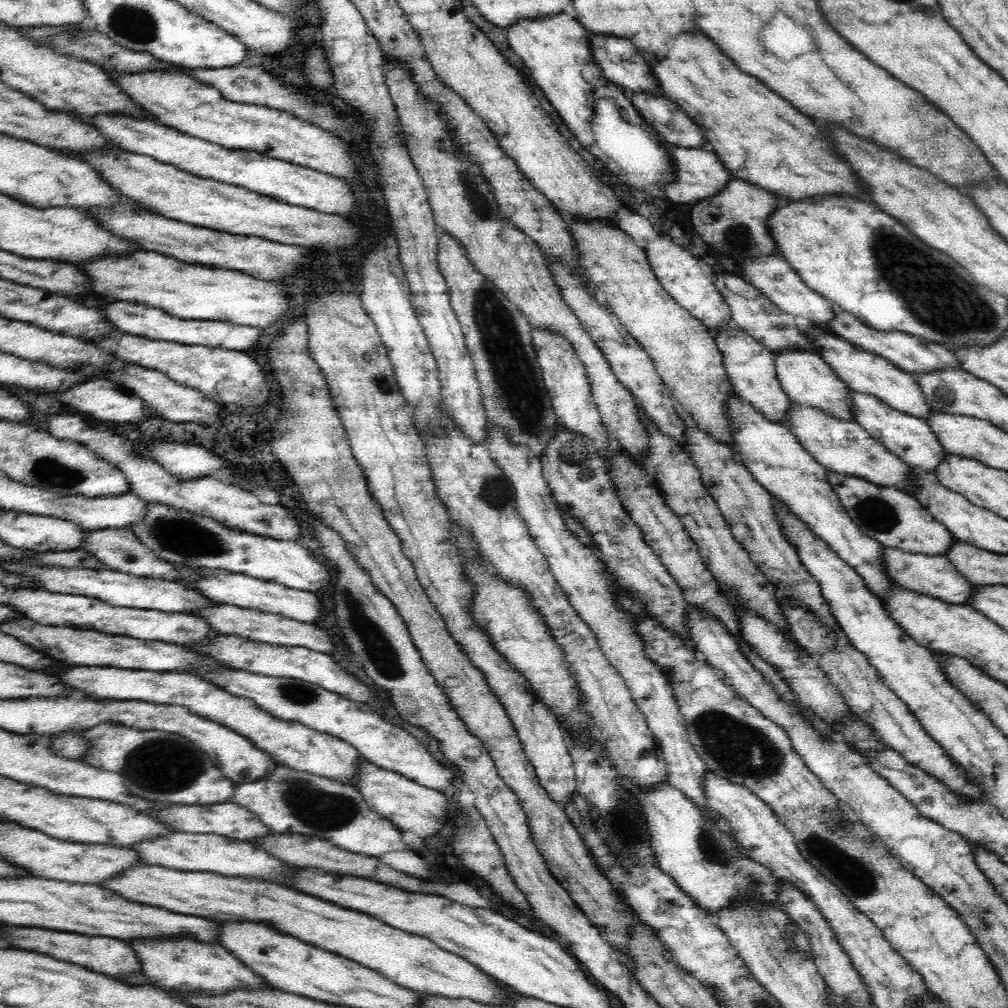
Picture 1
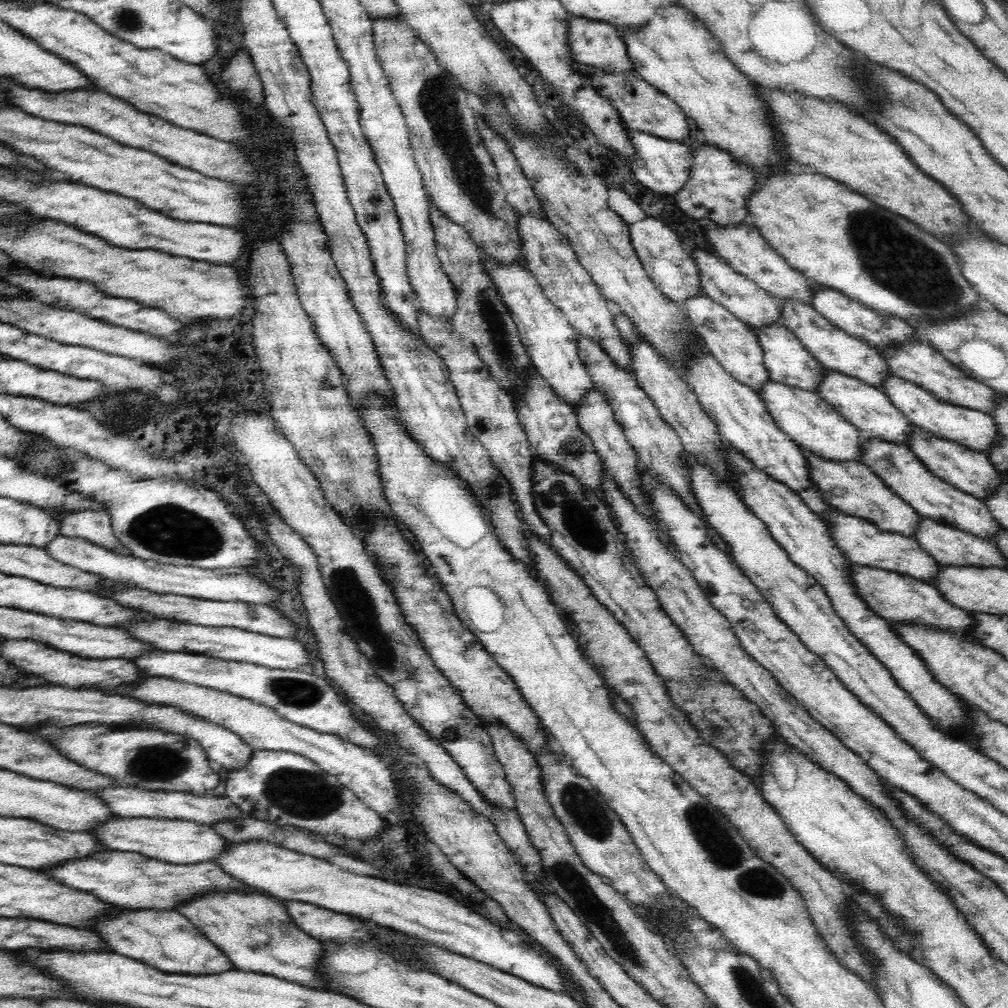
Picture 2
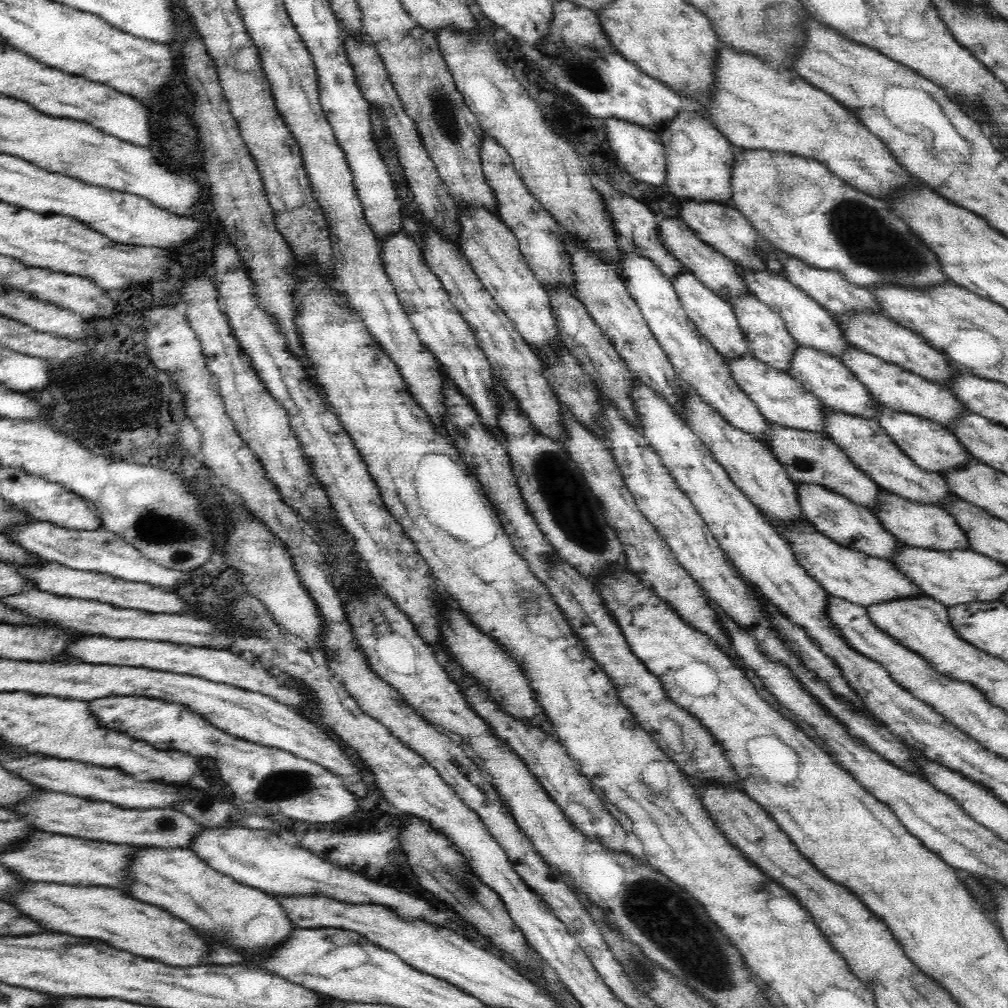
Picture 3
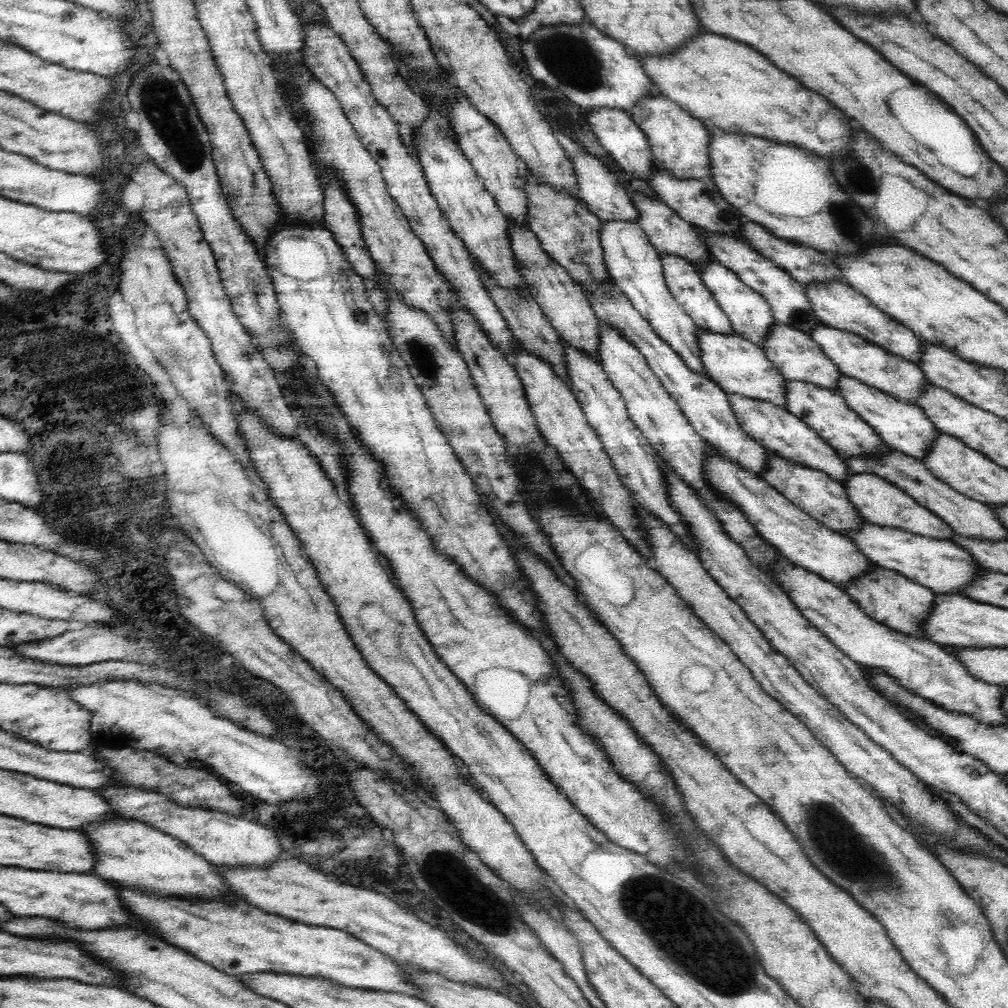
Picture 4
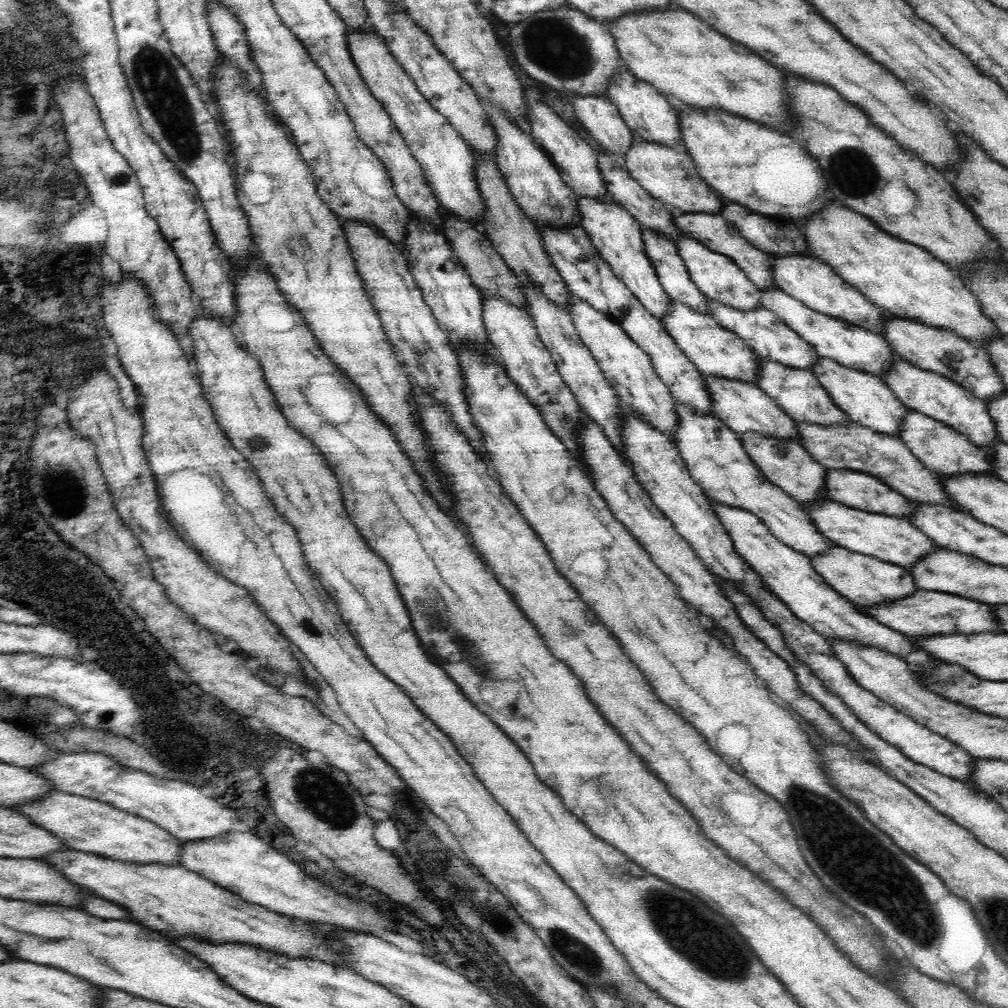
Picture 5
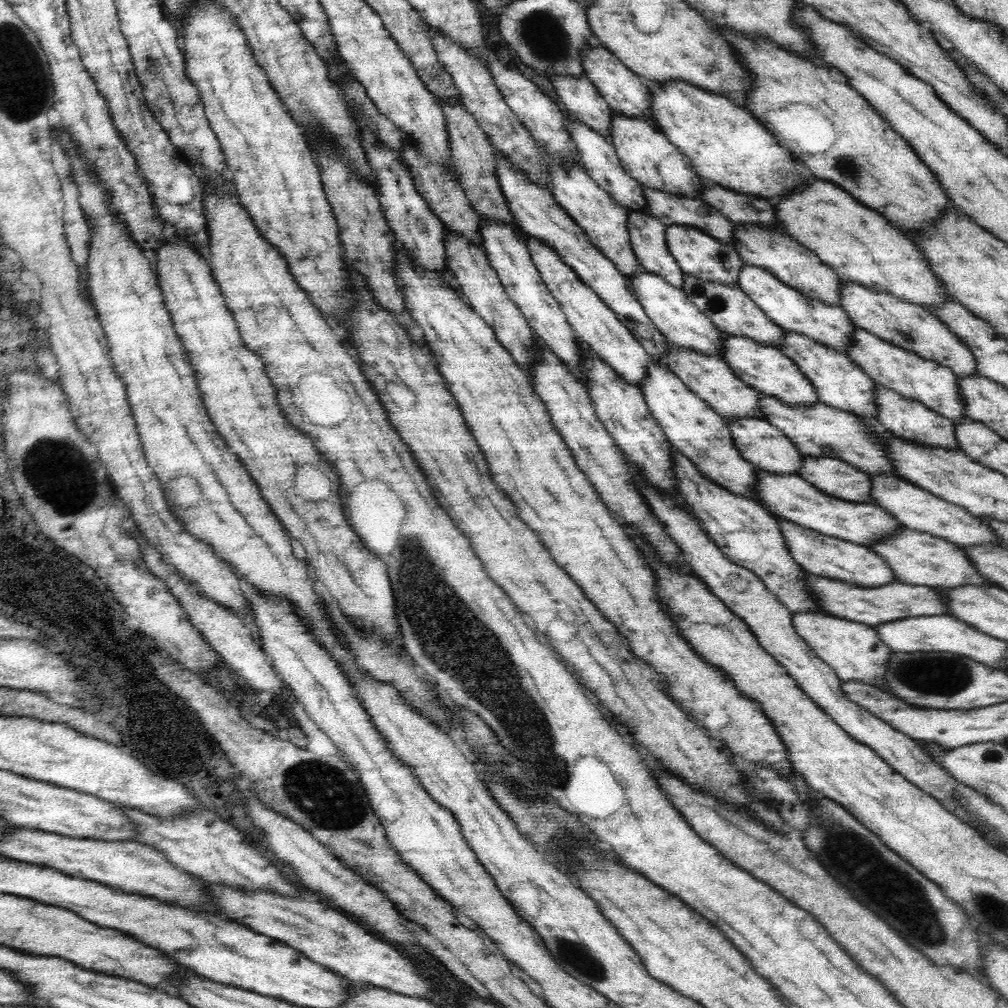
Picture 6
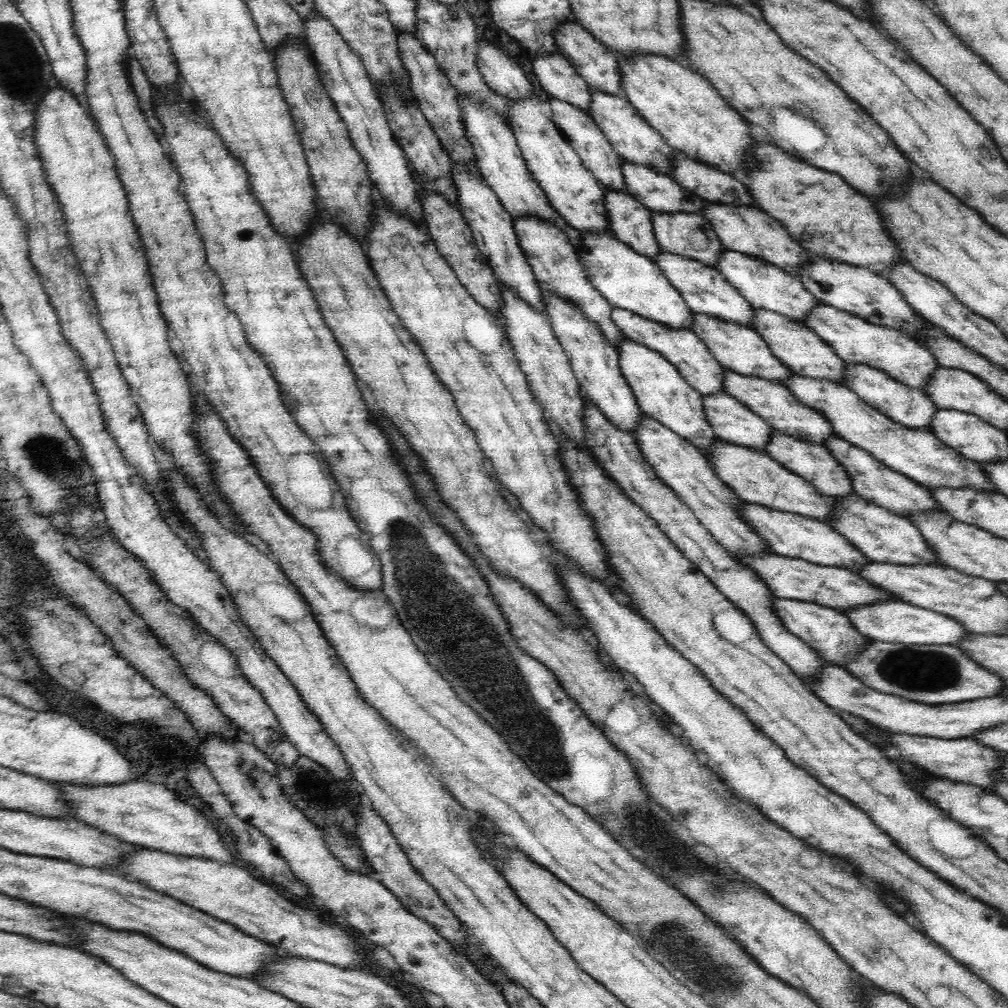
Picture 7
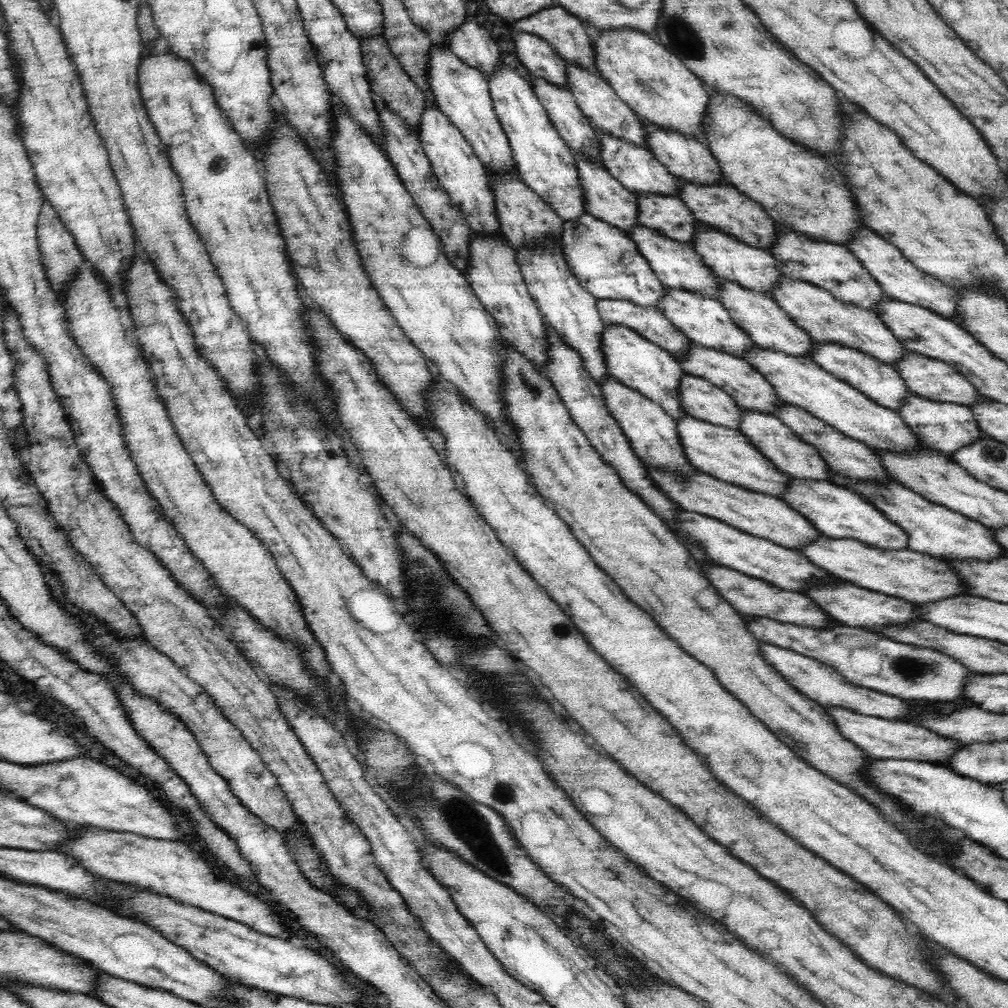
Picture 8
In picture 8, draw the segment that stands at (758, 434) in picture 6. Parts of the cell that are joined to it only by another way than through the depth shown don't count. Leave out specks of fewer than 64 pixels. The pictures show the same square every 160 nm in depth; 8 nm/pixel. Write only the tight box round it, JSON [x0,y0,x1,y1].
[679,374,744,431]

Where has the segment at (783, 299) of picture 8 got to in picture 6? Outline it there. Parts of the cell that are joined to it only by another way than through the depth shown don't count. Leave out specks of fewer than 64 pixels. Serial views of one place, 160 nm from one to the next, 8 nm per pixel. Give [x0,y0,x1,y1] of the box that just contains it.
[847,327,969,423]

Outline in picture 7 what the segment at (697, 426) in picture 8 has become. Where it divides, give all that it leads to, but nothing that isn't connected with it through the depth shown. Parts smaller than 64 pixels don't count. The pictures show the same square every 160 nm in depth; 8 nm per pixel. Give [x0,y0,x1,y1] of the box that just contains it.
[707,439,837,526]

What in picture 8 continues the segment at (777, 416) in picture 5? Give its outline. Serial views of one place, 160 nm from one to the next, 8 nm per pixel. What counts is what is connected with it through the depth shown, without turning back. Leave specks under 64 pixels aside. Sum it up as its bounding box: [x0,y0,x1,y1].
[597,300,691,362]

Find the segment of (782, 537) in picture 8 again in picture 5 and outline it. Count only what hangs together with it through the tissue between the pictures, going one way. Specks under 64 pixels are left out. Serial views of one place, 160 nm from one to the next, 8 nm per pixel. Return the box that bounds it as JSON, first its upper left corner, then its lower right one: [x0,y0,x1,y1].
[811,546,920,609]

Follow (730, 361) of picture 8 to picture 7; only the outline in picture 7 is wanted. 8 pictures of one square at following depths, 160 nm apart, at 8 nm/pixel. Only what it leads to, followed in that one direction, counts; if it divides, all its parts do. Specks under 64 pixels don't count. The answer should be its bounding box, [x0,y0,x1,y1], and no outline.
[724,369,840,446]

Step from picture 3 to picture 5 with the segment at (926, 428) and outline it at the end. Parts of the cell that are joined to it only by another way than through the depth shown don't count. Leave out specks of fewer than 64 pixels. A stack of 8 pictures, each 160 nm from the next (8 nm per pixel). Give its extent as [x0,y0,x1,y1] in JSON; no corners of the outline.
[813,357,910,438]

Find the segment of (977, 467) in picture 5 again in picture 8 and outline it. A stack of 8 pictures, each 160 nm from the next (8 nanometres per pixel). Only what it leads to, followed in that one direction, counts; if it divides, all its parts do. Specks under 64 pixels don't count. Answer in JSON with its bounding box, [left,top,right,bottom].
[813,343,910,412]

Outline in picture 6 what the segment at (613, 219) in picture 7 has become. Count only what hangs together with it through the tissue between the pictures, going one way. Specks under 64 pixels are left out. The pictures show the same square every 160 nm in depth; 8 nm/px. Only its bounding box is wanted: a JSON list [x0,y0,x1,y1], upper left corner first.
[627,211,686,291]

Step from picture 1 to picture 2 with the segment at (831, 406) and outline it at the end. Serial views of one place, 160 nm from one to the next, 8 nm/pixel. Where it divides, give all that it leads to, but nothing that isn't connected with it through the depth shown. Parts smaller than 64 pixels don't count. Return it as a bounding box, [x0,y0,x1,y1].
[754,323,826,393]

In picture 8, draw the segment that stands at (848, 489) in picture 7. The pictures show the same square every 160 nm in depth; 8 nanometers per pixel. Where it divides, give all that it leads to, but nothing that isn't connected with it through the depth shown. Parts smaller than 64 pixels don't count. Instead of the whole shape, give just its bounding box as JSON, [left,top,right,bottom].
[739,410,834,481]

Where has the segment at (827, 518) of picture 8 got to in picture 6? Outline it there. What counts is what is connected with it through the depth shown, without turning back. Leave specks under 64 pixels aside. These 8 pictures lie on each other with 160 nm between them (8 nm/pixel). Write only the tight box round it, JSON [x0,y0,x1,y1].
[871,529,996,590]

